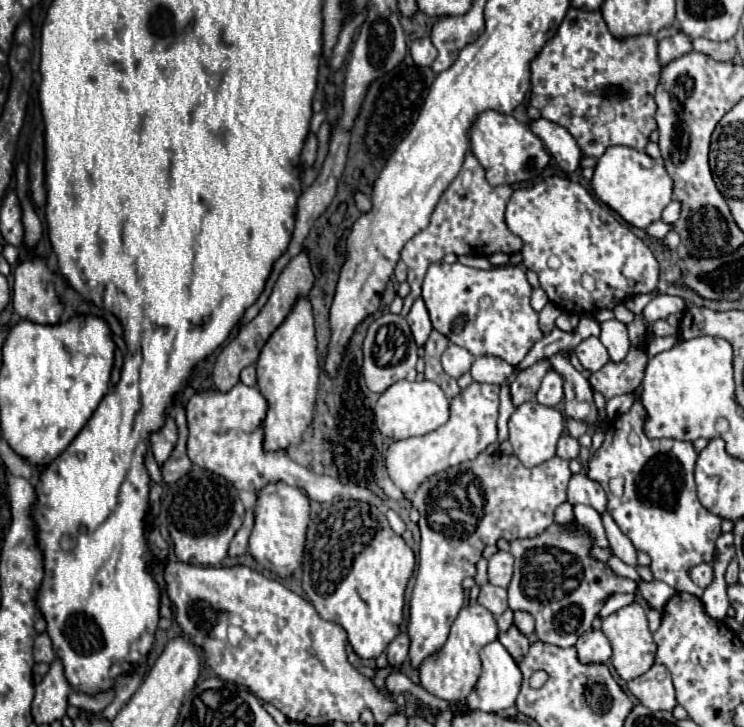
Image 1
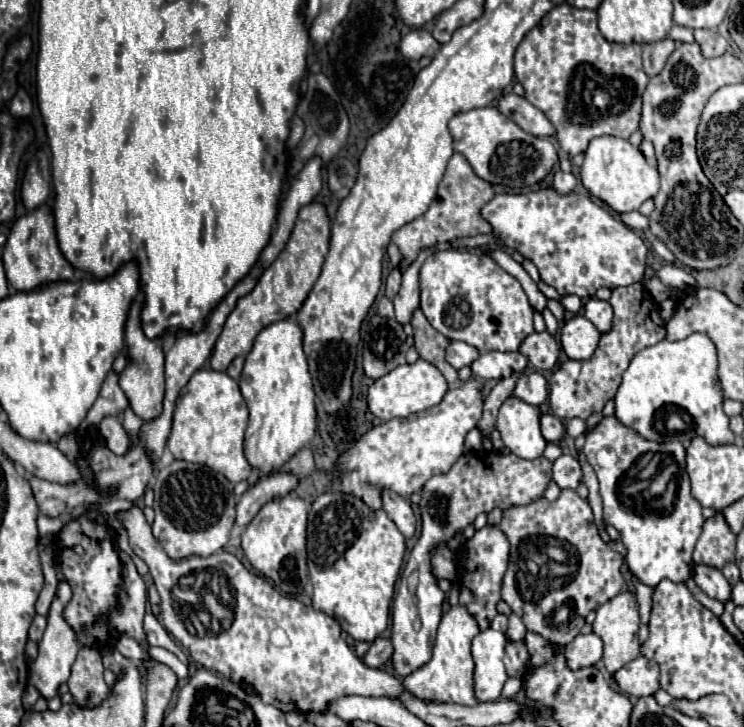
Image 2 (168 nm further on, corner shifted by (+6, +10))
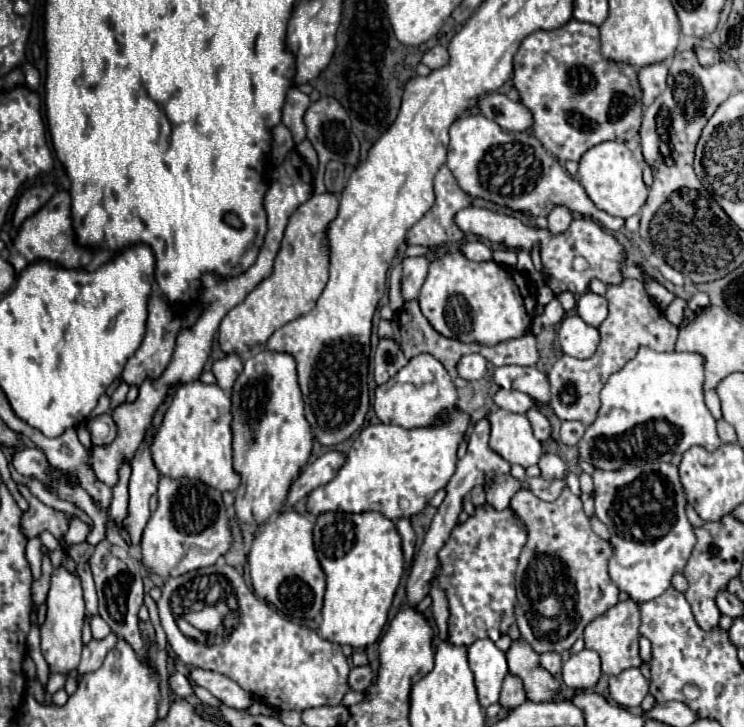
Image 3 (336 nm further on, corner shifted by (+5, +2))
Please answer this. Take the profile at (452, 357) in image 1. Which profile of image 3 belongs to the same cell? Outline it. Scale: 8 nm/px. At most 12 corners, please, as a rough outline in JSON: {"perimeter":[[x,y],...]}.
{"perimeter":[[466,354],[458,362],[464,380],[480,380],[488,372],[484,356]]}

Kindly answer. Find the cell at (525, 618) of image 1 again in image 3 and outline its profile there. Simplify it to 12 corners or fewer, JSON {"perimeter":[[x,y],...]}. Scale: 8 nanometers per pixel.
{"perimeter":[[526,640],[512,642],[510,674],[522,680],[530,702],[550,702],[560,682],[540,666]]}

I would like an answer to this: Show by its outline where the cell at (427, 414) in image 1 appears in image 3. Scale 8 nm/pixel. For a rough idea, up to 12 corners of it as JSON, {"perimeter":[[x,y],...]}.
{"perimeter":[[418,354],[376,388],[384,424],[434,426],[458,394],[434,356]]}

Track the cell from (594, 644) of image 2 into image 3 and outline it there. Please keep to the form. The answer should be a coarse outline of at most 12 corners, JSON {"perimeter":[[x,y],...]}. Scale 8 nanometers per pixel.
{"perimeter":[[582,650],[562,666],[568,688],[590,690],[600,678],[600,656]]}

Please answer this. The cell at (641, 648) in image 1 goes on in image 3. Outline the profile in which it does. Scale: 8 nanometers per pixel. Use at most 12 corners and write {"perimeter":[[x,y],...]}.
{"perimeter":[[618,602],[584,628],[586,648],[614,676],[640,666],[640,610]]}

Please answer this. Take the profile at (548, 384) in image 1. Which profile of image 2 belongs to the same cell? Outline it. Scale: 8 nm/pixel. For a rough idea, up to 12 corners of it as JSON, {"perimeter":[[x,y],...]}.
{"perimeter":[[521,374],[513,396],[541,406],[549,396],[547,378]]}

